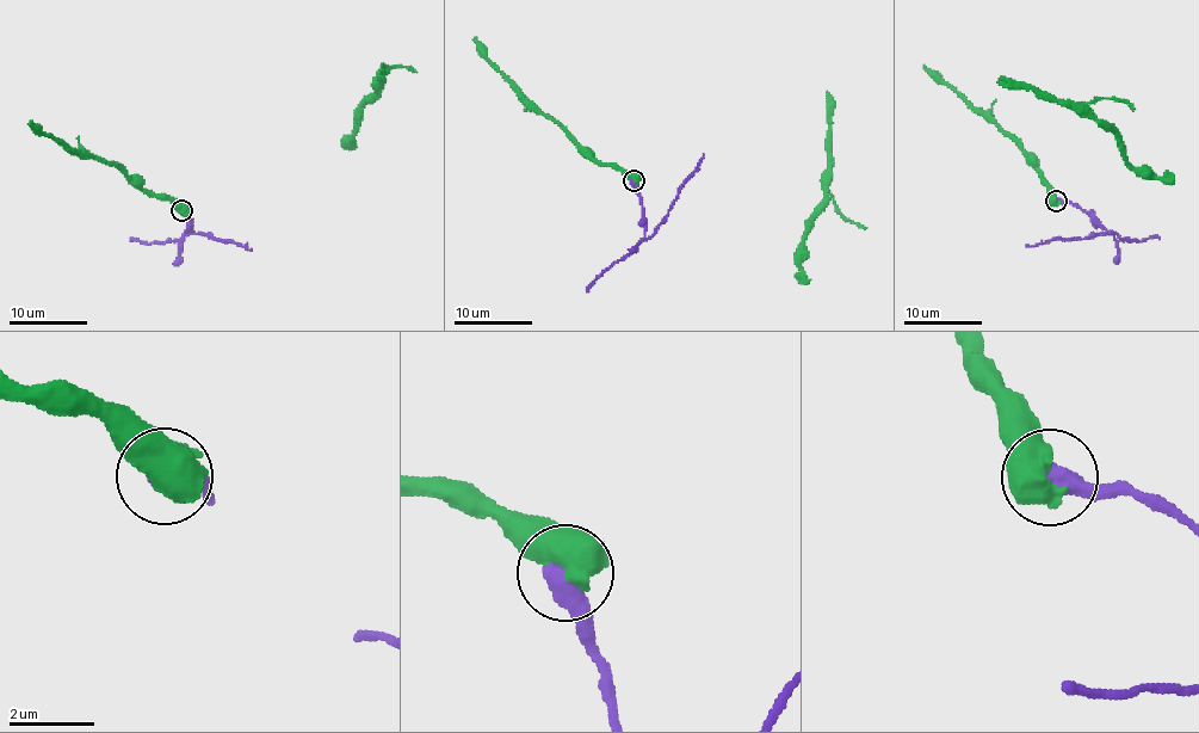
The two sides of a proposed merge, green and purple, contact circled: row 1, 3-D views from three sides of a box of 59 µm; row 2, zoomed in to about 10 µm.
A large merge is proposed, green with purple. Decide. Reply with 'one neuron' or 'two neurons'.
two neurons

